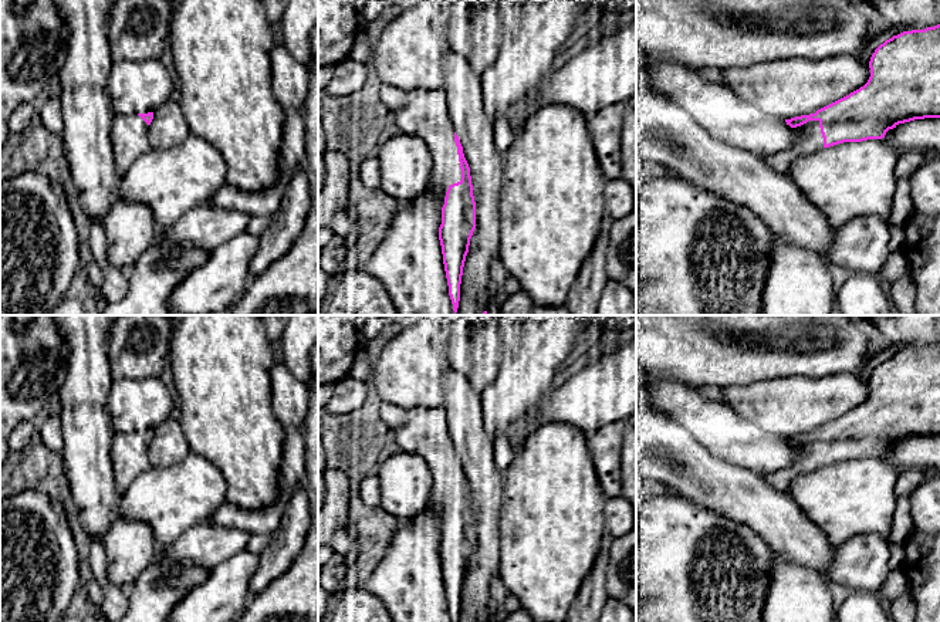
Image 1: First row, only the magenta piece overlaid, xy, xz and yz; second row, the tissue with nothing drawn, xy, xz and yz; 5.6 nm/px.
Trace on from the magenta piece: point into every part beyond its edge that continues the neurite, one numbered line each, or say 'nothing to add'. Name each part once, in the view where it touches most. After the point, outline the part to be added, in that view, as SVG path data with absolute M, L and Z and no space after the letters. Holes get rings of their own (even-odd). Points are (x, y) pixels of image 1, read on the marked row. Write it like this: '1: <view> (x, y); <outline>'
1: xz (425, 115); M439 88L439 89L410 89L410 91L405 91L405 94L406 94L405 107L402 109L390 111L390 112L395 116L400 133L420 138L430 149L433 166L432 166L432 176L429 180L427 190L436 196L436 202L440 209L440 224L442 224L442 207L444 204L446 192L450 185L461 180L461 169L457 155L457 146L454 142L454 126L449 114L449 107L446 104L446 92L443 88Z

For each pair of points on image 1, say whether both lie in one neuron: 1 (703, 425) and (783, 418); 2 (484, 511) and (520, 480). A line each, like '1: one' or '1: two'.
1: two
2: two

